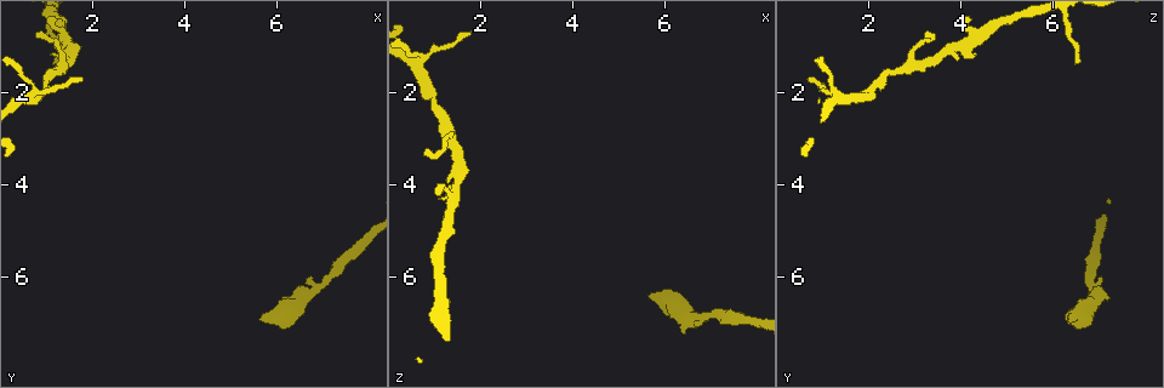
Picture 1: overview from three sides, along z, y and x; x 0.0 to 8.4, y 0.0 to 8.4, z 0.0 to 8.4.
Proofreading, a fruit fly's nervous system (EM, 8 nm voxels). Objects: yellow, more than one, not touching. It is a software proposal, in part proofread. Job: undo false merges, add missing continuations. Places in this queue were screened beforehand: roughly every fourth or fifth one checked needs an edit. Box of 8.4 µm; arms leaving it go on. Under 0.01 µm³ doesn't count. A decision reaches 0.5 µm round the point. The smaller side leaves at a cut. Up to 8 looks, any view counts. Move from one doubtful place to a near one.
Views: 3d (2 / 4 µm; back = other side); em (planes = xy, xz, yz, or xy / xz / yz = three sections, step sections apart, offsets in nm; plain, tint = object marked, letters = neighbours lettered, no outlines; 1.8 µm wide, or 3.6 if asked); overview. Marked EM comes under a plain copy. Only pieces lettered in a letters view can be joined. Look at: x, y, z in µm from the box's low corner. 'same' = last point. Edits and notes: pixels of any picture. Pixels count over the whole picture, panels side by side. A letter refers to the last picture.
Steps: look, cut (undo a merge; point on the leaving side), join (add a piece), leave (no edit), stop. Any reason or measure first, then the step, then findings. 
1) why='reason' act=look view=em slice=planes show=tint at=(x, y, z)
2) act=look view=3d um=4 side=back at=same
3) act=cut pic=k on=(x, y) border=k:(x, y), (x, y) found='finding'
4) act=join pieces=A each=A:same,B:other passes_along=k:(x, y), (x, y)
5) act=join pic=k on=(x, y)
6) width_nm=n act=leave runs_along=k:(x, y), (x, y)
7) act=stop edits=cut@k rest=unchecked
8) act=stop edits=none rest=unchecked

why='free end' act=look view=em slice=xz step=16 show=tint at=(5.65, 6.90, 6.40)

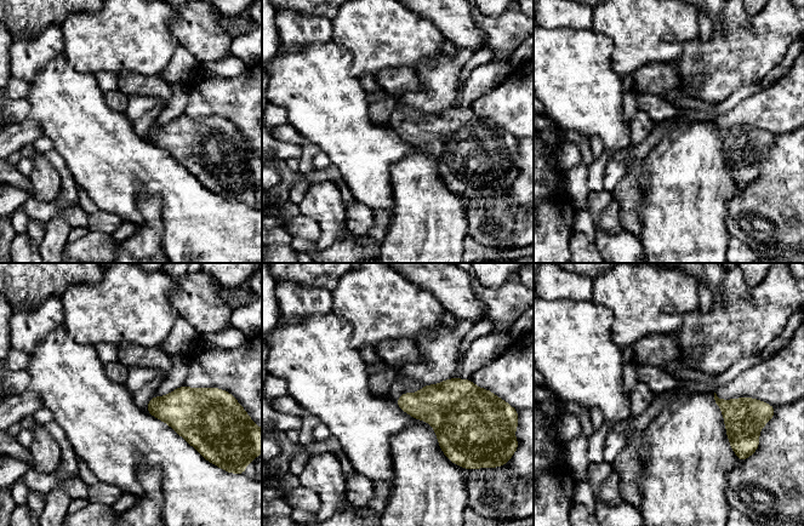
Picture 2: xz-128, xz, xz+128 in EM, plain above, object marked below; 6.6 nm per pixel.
act=look view=em slice=planes show=letters at=same

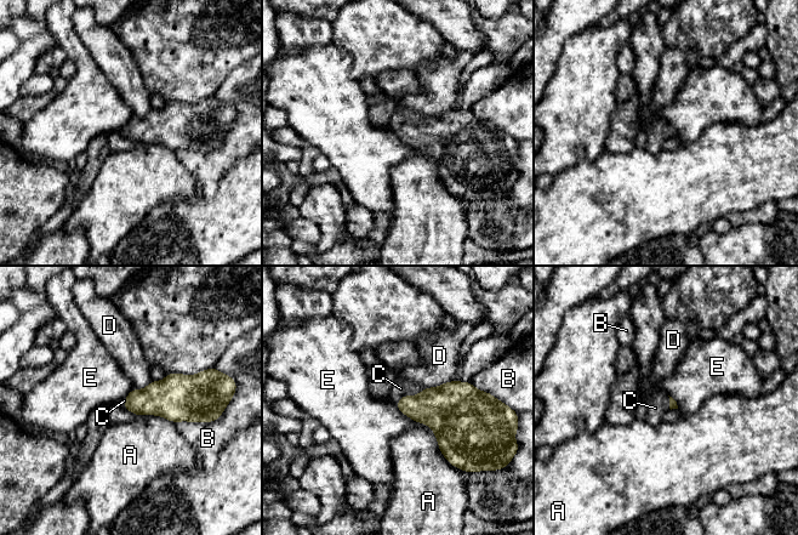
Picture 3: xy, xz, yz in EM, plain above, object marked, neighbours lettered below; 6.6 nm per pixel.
act=join pieces=C each=A:other,B:other,C:same,D:other,E:other passes_along=3:(444, 409), (409, 396), (400, 388) found='it goes on there'

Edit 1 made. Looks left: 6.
why='redraw' act=look view=overview

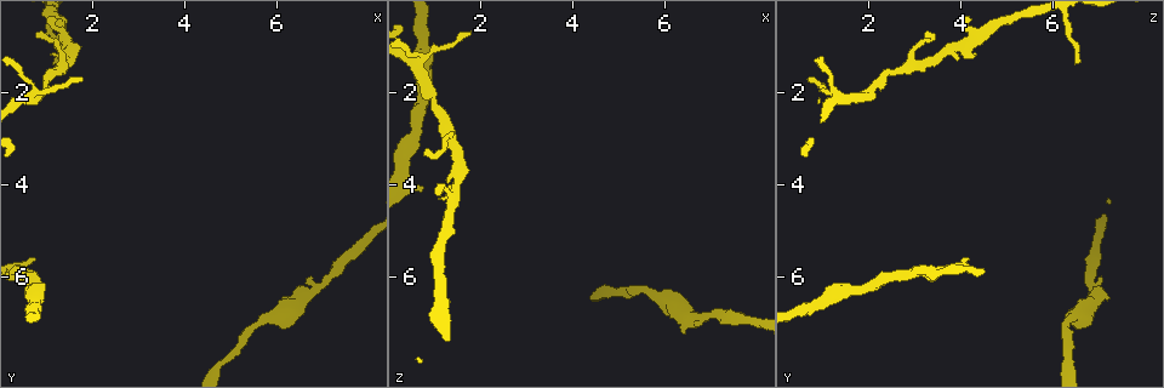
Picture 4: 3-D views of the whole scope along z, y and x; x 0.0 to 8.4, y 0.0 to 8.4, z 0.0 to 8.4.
why='thin end' act=look view=em slice=xy step=8 show=letters at=(1.20, 1.40, 6.45)

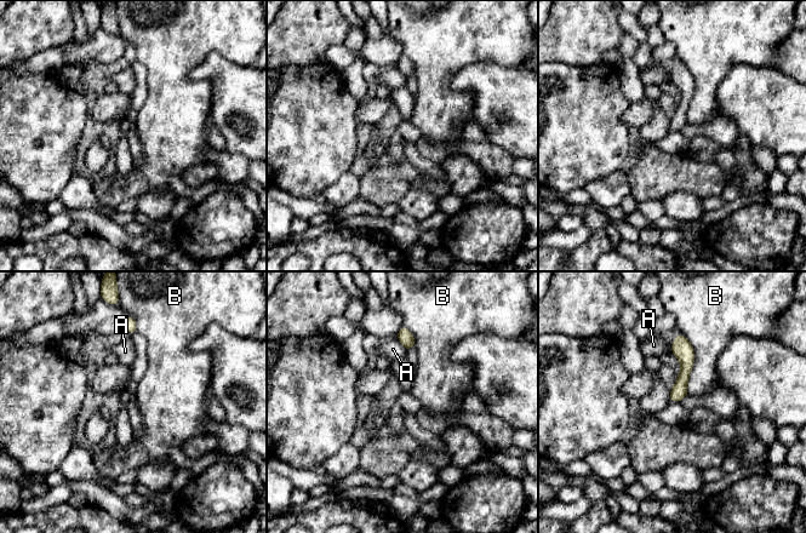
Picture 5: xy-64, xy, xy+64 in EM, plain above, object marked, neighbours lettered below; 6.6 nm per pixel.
act=leave each=A:other,B:other runs_along=5:(680, 337), (685, 373), (672, 399) found='none of them fits'

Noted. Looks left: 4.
why='tapers out' act=look view=3d um=2 at=(0.80, 0.70, 3.20)

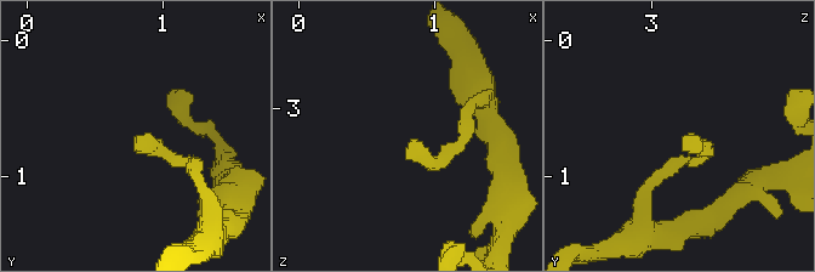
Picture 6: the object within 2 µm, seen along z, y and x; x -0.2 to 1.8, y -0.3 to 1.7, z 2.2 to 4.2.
why='need the tissue' act=look view=em slice=planes show=letters at=(0.86, 0.70, 3.24)

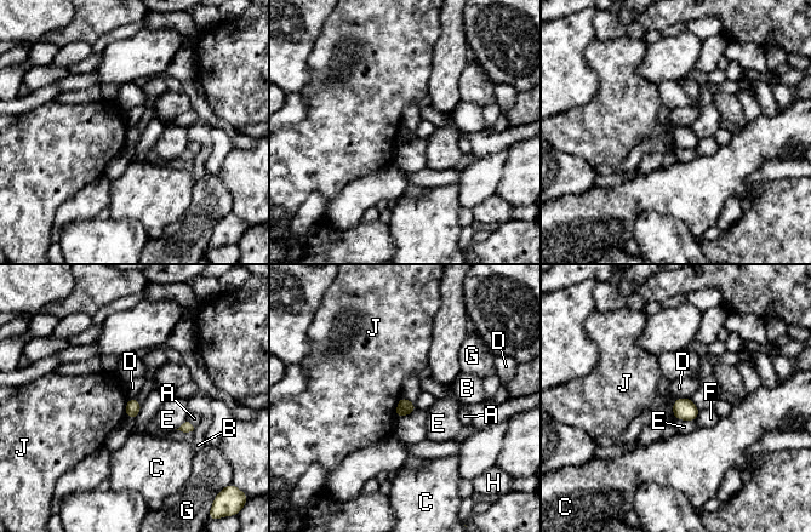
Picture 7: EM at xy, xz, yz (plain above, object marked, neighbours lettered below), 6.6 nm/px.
act=leave each=A:other,B:other,C:other,D:other,E:other,F:other,G:other,H:other,J:other border=7:(690, 398), (677, 399) found='none of them fits'

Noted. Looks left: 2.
act=stop edits=join@3 rest=unchecked

